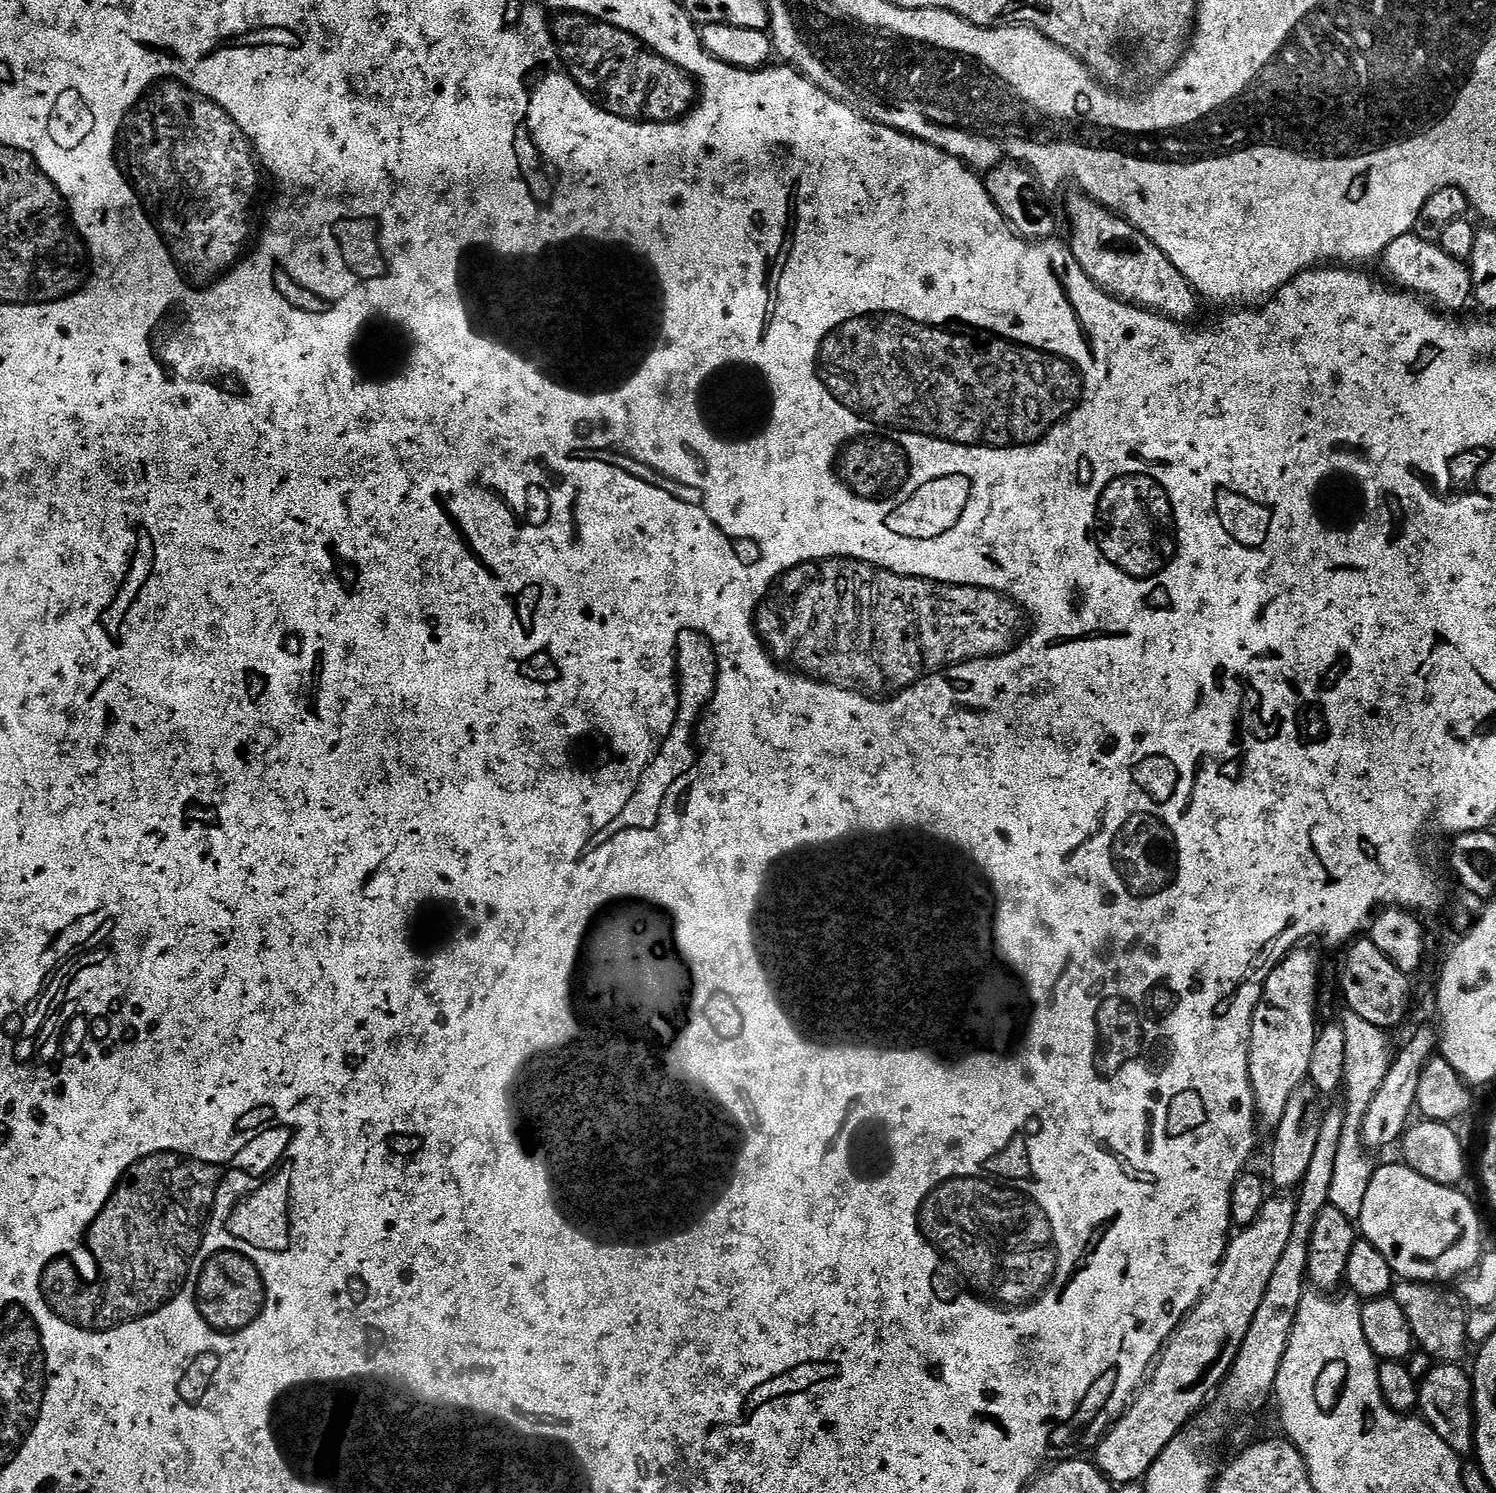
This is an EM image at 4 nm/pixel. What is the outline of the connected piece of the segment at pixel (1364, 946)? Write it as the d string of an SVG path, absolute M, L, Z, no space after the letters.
M1357 938L1347 945L1344 965L1340 968L1340 988L1344 991L1347 1011L1366 1018L1366 1022L1385 1030L1393 1030L1408 1016L1412 1004L1412 983L1405 972L1398 970L1370 938Z

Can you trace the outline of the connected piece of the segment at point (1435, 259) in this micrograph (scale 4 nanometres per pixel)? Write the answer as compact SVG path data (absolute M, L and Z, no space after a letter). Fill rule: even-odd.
M1414 234L1394 238L1394 242L1390 242L1390 246L1386 246L1382 253L1383 260L1383 275L1397 289L1423 298L1433 308L1445 314L1460 314L1456 312L1462 311L1472 300L1472 275L1467 263L1450 258L1450 254L1446 254L1439 243L1423 240Z

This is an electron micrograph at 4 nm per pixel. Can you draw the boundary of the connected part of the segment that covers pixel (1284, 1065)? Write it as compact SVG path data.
M1308 946L1291 948L1282 958L1282 962L1270 970L1260 1001L1252 1015L1248 1043L1248 1073L1252 1093L1256 1099L1256 1127L1261 1133L1275 1133L1278 1122L1282 1122L1282 1113L1286 1111L1286 1102L1290 1102L1290 1094L1294 1094L1294 1090L1298 1090L1298 1086L1308 1080L1310 1057L1314 1051L1318 1031L1316 999L1320 996L1320 952L1316 948L1304 947Z

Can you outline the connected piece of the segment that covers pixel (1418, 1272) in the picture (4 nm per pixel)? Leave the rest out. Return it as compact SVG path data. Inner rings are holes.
M1384 1164L1373 1171L1370 1186L1366 1189L1366 1199L1362 1205L1362 1214L1358 1221L1358 1232L1368 1240L1390 1262L1393 1273L1400 1280L1418 1280L1421 1284L1455 1281L1472 1271L1480 1262L1480 1216L1468 1196L1460 1193L1456 1186L1430 1182L1422 1178L1407 1164Z

